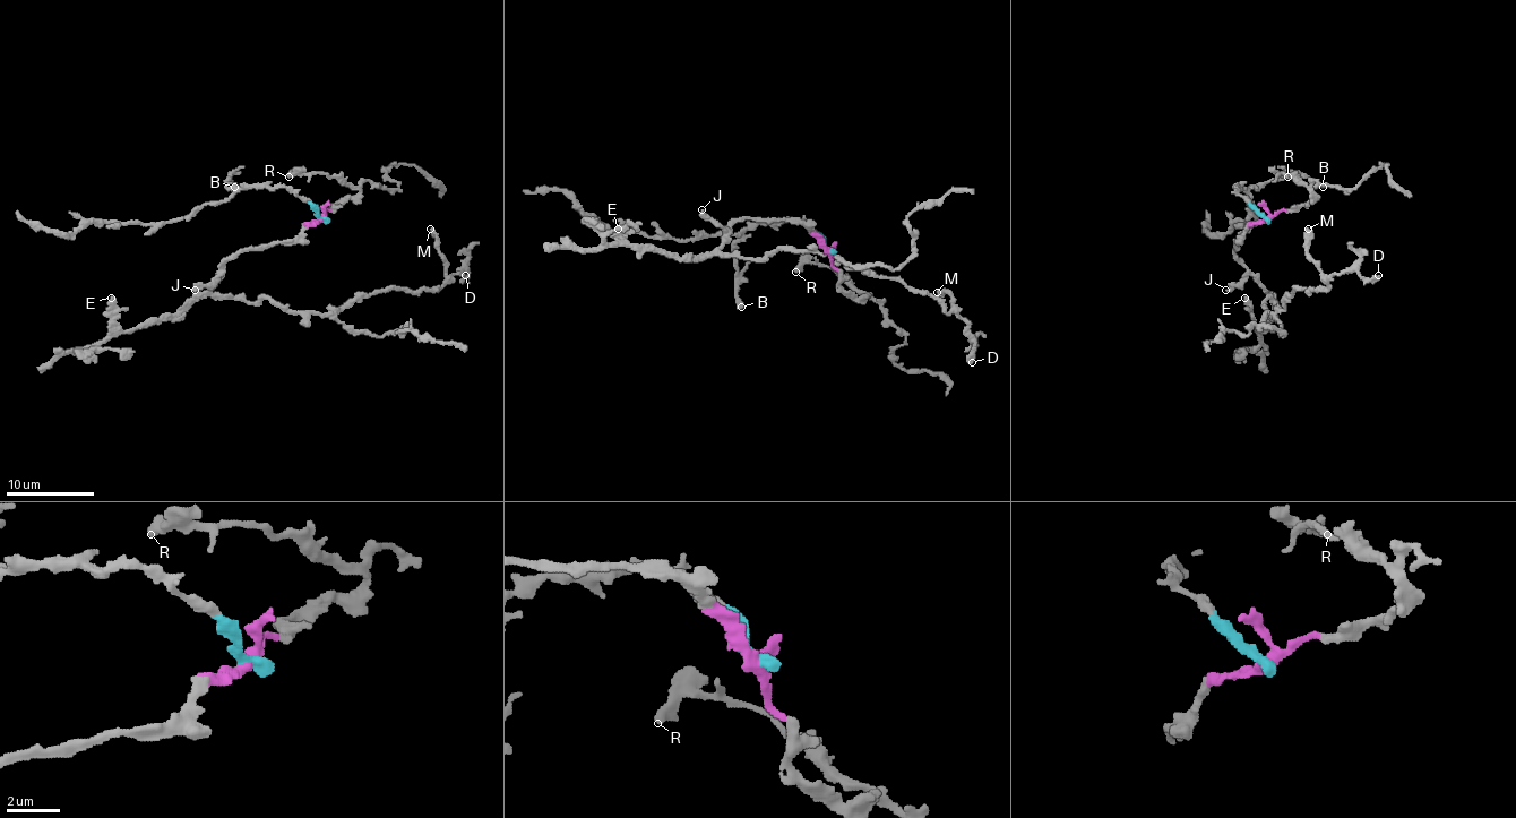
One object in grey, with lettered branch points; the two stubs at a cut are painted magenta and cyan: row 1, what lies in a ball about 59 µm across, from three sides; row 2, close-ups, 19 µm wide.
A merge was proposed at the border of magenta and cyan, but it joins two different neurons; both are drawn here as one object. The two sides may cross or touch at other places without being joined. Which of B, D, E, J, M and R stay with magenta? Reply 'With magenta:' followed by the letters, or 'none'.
With magenta: D, E, J, M, R

